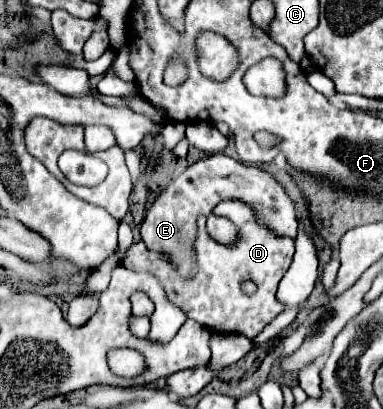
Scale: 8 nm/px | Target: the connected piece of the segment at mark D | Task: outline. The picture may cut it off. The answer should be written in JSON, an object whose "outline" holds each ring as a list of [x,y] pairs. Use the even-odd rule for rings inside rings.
{"outline":[[[227,199],[221,201],[213,215],[221,215],[231,219],[241,233],[241,241],[235,247],[225,247],[213,241],[205,231],[205,215],[197,217],[197,235],[193,241],[193,253],[197,271],[191,279],[183,279],[173,261],[161,251],[149,251],[143,241],[137,241],[125,249],[121,255],[121,265],[129,269],[147,269],[151,271],[163,285],[167,299],[177,305],[189,319],[201,323],[203,327],[215,329],[213,333],[239,333],[245,337],[255,337],[263,331],[267,323],[271,323],[279,313],[287,307],[277,299],[277,285],[289,263],[293,259],[293,239],[273,235],[273,231],[257,221],[255,211],[241,201]],[[243,283],[255,283],[255,293],[245,293]]]}

